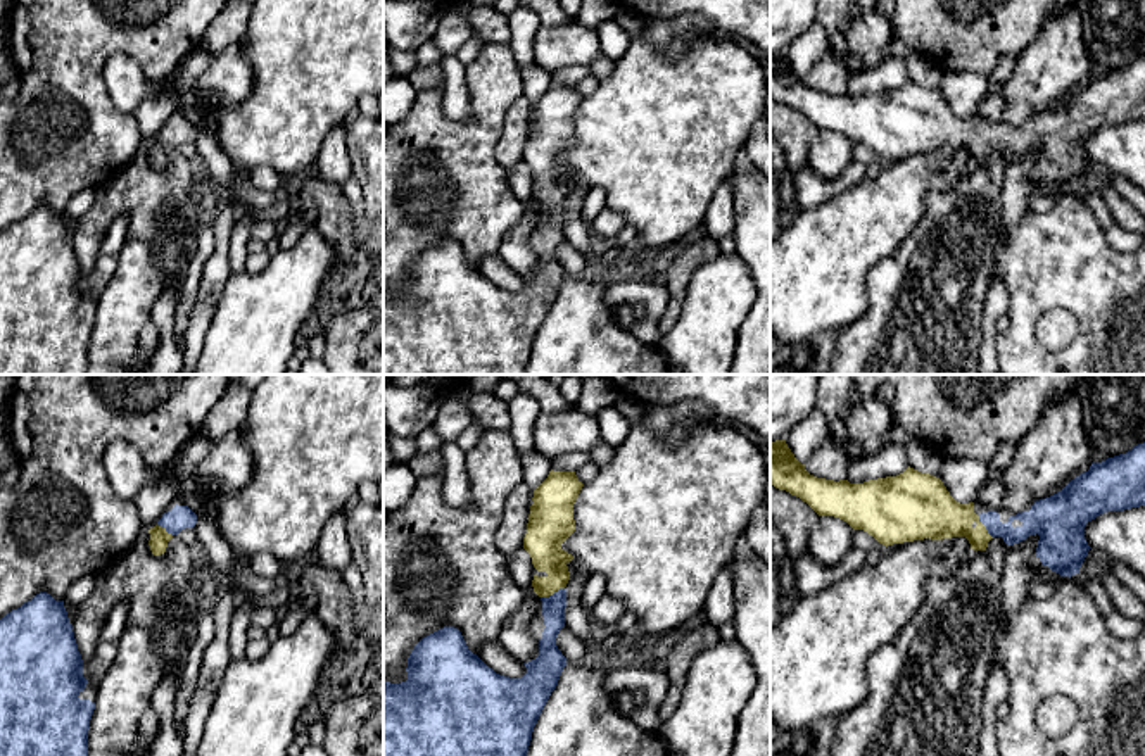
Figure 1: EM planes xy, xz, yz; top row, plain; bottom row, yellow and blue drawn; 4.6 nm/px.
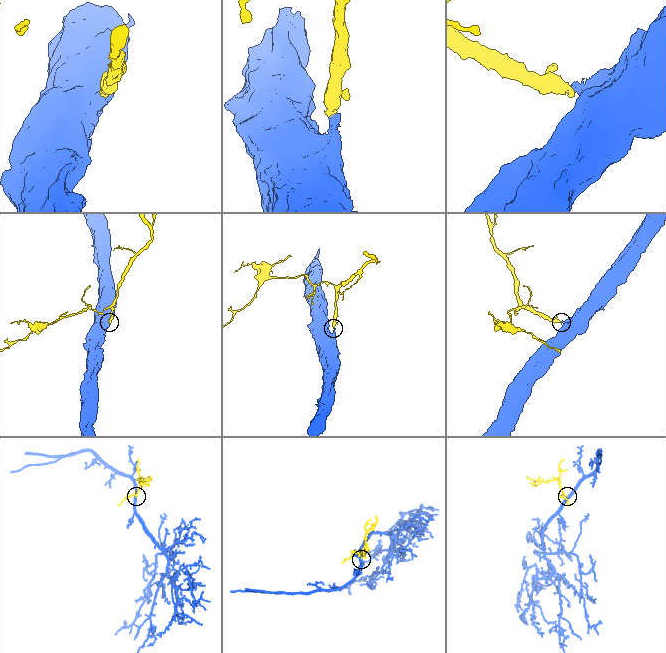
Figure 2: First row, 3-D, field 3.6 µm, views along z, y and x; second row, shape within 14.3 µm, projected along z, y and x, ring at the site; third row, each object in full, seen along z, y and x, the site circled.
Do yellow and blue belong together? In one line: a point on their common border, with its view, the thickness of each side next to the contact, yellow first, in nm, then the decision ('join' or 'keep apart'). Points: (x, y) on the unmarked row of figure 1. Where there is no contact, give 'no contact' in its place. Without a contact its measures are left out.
contact xz (551, 207); calibres 170 and 110 nm; join

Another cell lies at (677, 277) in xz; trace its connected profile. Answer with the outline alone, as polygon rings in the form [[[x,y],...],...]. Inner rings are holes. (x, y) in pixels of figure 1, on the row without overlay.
[[[705,236],[701,242],[689,245],[679,257],[672,261],[670,268],[661,276],[668,290],[668,304],[658,324],[661,335],[667,335],[675,326],[682,312],[682,302],[693,273],[701,264],[715,259],[718,254],[718,242]]]

